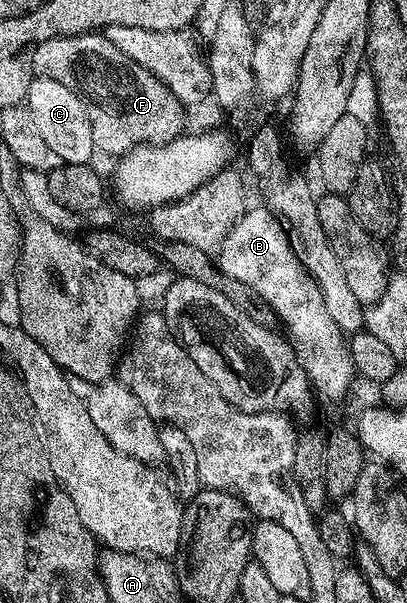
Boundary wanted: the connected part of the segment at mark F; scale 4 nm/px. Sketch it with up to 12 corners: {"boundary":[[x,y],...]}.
{"boundary":[[106,33],[50,38],[32,71],[84,102],[96,151],[184,133],[185,107]]}

